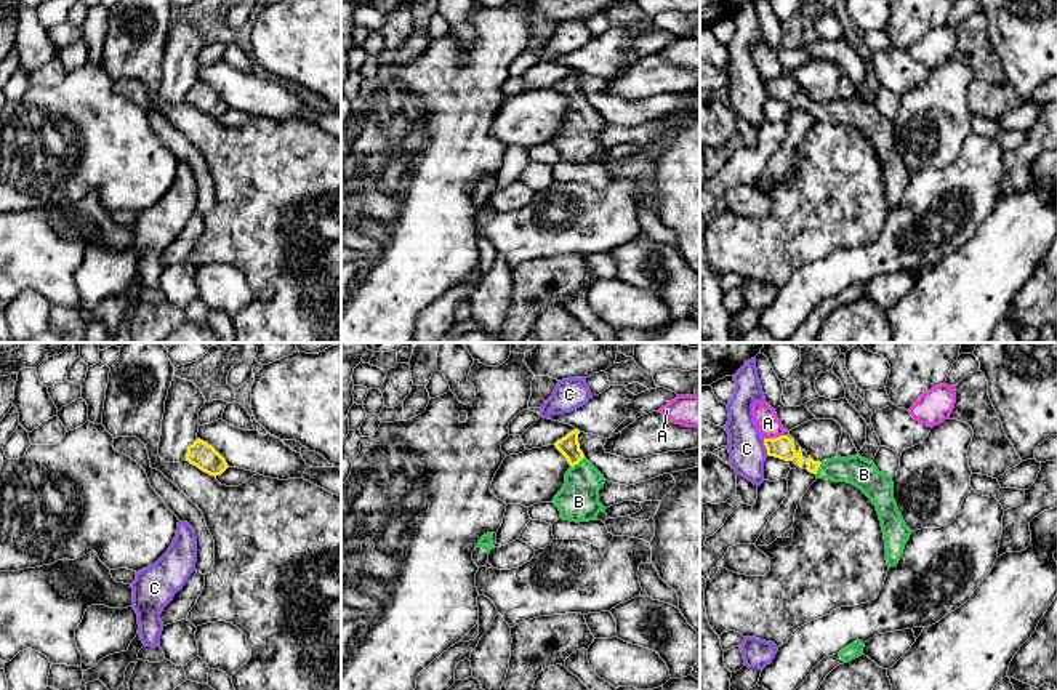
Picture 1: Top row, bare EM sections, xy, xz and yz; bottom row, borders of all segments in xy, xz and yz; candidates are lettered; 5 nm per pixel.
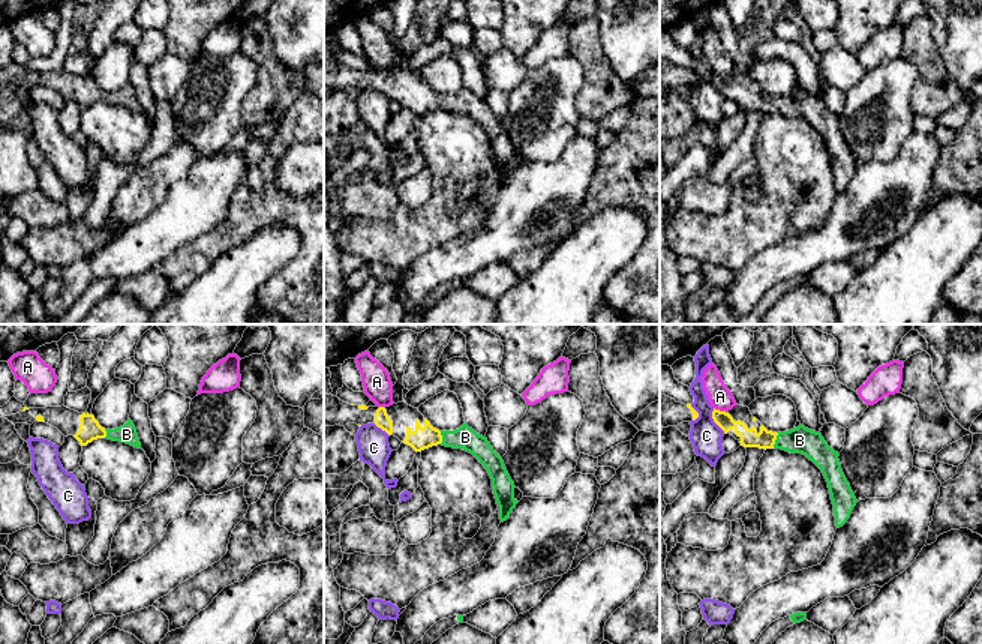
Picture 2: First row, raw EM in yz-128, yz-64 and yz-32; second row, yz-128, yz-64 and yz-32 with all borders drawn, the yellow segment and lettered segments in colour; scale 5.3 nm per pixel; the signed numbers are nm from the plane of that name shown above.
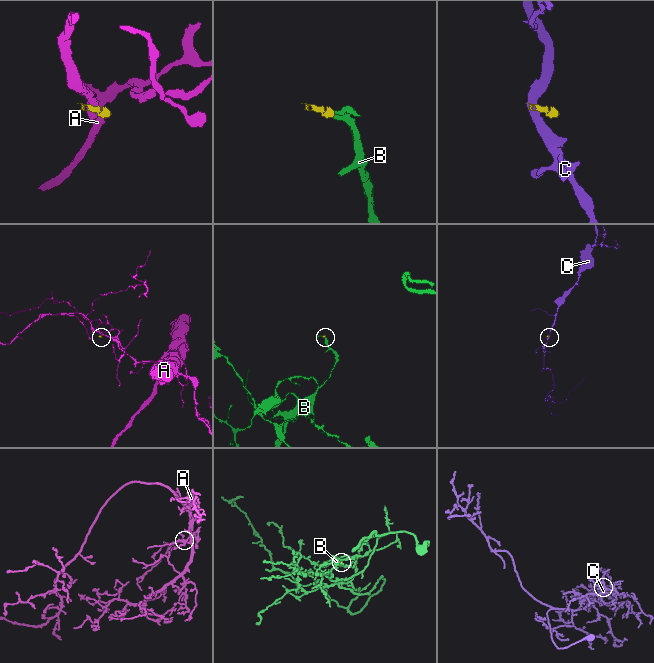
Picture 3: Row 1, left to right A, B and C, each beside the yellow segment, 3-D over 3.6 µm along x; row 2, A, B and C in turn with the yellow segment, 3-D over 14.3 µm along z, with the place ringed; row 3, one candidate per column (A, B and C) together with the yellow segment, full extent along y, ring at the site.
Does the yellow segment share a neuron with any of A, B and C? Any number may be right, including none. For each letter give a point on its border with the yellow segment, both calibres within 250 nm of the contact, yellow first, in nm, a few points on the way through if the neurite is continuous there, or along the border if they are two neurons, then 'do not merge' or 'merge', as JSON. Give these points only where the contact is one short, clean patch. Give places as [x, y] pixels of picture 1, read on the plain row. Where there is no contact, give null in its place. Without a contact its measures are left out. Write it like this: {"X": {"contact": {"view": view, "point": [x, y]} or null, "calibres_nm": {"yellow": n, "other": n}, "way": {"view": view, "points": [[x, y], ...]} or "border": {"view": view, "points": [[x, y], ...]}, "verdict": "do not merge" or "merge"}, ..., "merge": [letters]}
{"A": {"contact": {"view": "yz", "point": [772, 80]}, "calibres_nm": {"yellow": 120, "other": 120}, "border": {"view": "yz", "points": [[782, 76], [764, 80]]}, "verdict": "do not merge"}, "B": {"contact": {"view": "xz", "point": [577, 104]}, "calibres_nm": {"yellow": 100, "other": 200}, "way": {"view": "xz", "points": [[569, 88], [577, 104], [578, 143]]}, "verdict": "merge"}, "C": {"contact": {"view": "yz", "point": [766, 88]}, "calibres_nm": {"yellow": 120, "other": 180}, "border": {"view": "yz", "points": [[763, 80], [767, 95]]}, "verdict": "do not merge"}, "merge": ["B"]}

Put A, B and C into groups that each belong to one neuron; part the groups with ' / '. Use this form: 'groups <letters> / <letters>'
groups A / B / C

